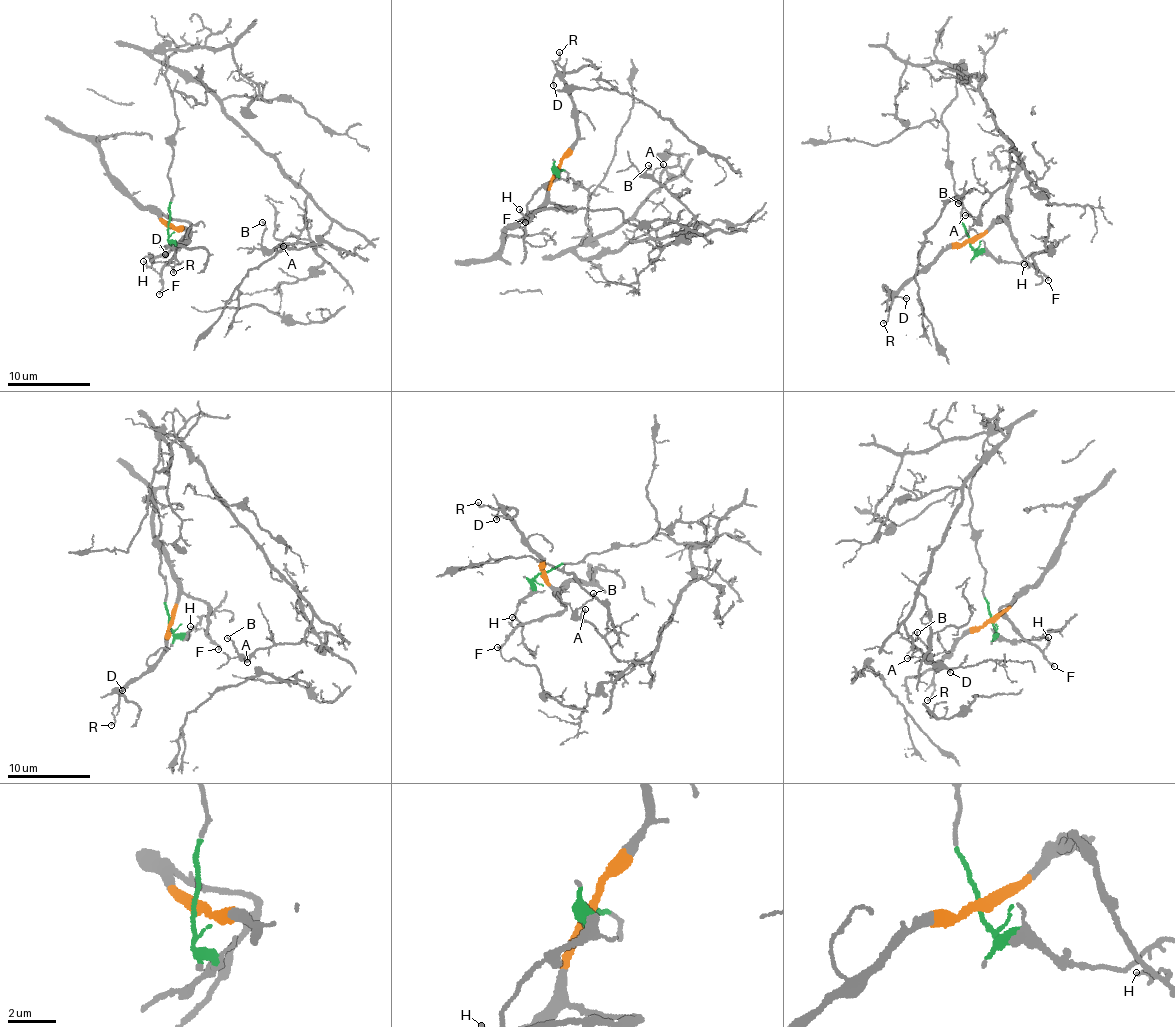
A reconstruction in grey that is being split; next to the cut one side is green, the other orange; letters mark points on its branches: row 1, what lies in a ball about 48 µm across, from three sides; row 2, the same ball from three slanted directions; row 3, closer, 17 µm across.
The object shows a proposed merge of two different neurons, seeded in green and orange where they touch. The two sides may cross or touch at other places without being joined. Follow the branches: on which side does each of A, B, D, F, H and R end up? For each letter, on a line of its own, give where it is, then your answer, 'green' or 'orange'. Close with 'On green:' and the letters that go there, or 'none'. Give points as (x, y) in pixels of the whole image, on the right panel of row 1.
A: place (965, 215); green
B: place (958, 203); green
D: place (906, 298); orange
F: place (1048, 280); orange
H: place (1024, 264); orange
R: place (883, 323); orange
On green: A, B

